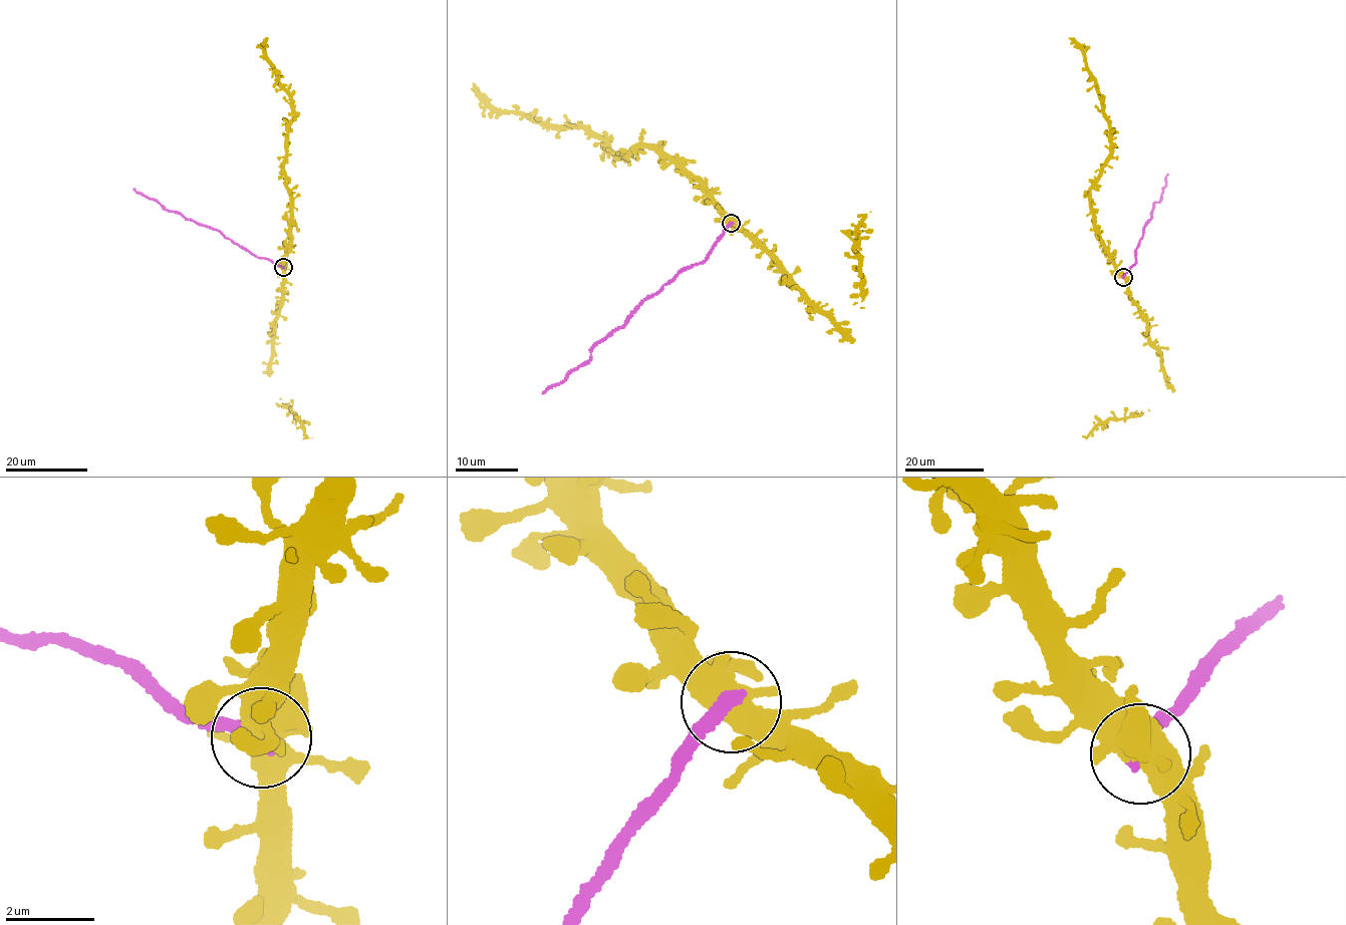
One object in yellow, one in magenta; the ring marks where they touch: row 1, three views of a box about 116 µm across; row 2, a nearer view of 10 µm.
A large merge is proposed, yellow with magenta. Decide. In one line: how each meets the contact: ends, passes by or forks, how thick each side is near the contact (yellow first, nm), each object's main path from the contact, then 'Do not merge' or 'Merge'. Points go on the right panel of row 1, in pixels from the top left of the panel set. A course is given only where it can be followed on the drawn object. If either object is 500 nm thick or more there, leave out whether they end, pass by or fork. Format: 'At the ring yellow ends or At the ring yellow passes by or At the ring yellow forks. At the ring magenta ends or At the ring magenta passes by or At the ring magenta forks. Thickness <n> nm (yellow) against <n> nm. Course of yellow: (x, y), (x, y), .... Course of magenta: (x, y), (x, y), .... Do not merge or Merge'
Thickness 500 nm (yellow) against 360 nm. Course of yellow: (1123, 277), (1094, 224), (1090, 206), (1091, 184), (1110, 153), (1109, 120), (1084, 51), (1069, 38). Course of magenta: (1123, 277), (1134, 265), (1144, 227), (1149, 222), (1154, 204), (1160, 202), (1167, 174). Do not merge

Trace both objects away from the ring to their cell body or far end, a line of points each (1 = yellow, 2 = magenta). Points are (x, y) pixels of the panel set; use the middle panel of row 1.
1: (731, 224), (696, 182), (653, 149), (631, 146), (628, 156), (619, 155), (580, 126), (494, 108), (473, 83)
2: (731, 224), (708, 258), (642, 302), (628, 321), (595, 346), (591, 359), (542, 393)

